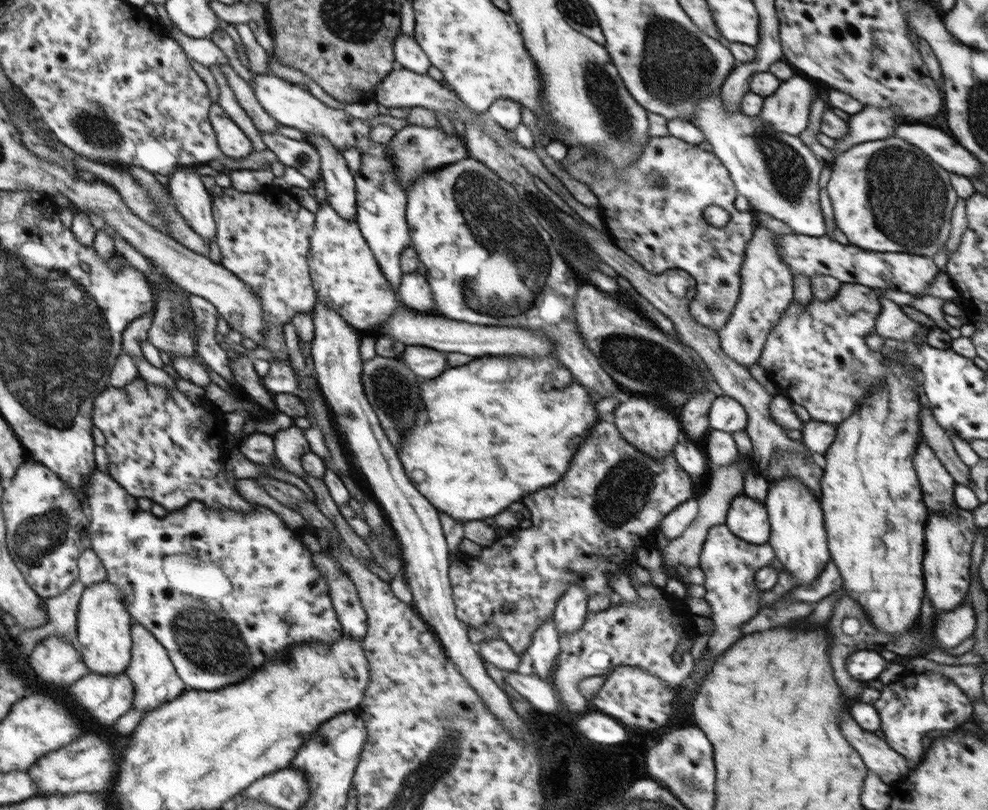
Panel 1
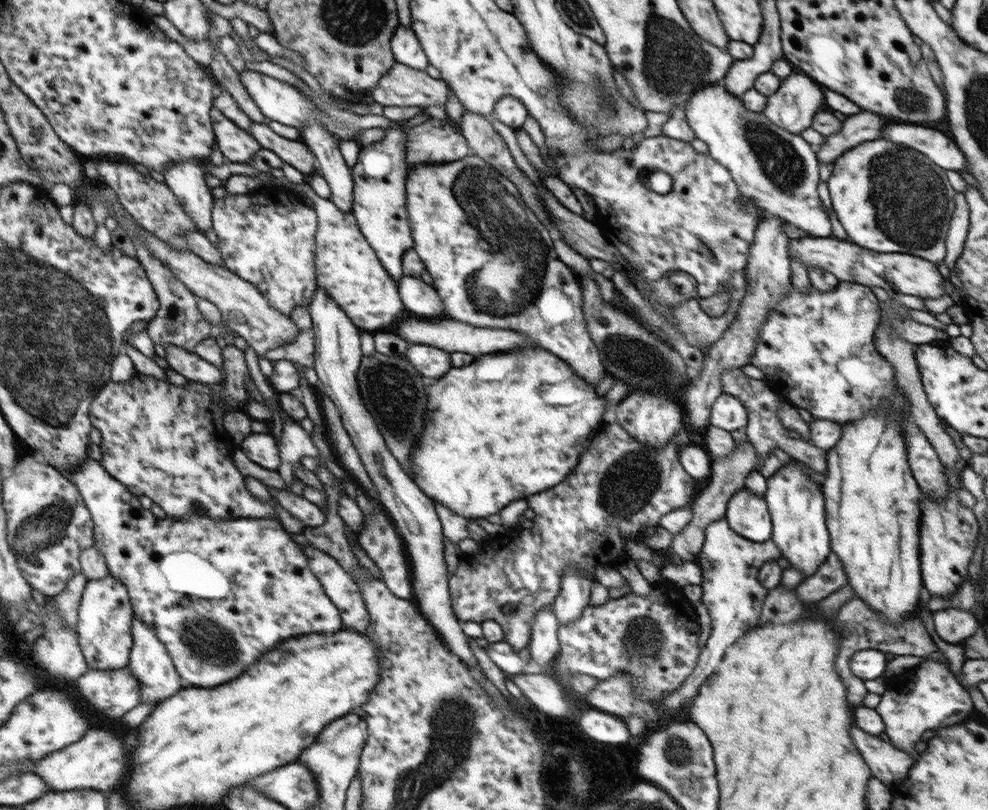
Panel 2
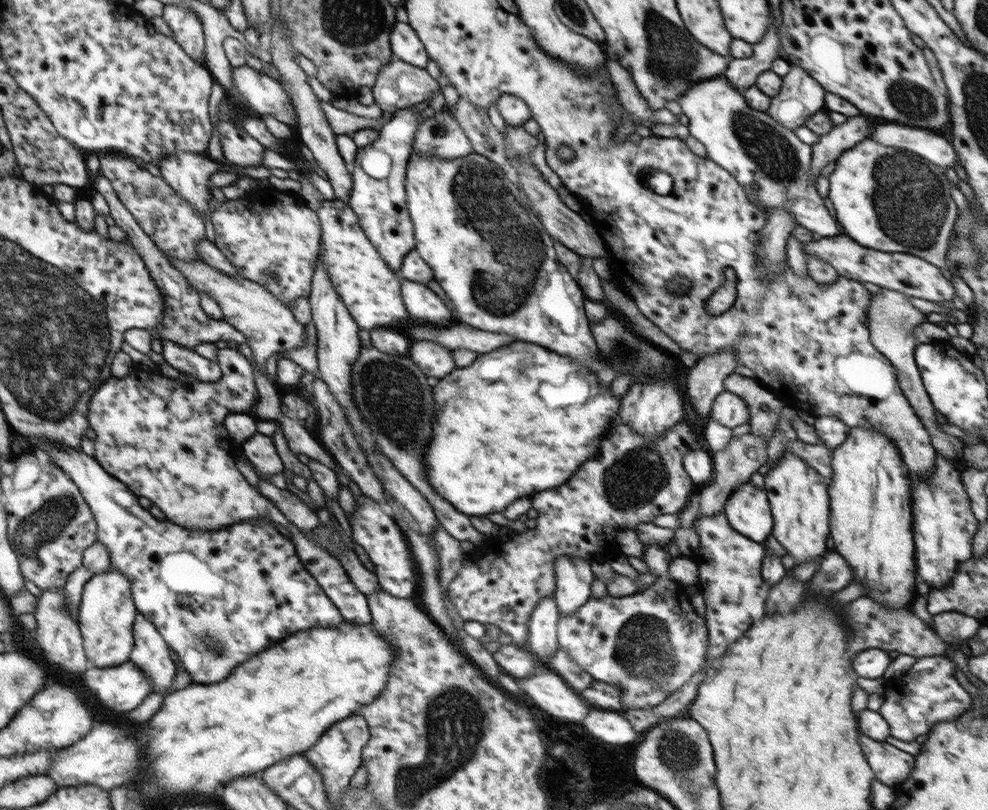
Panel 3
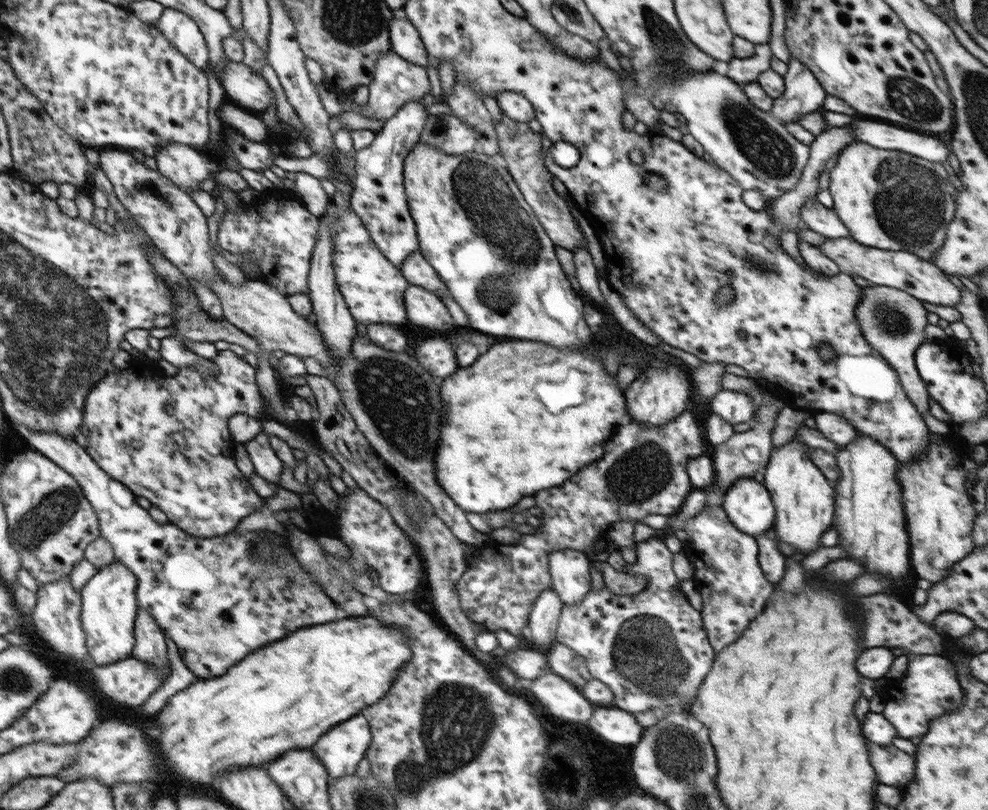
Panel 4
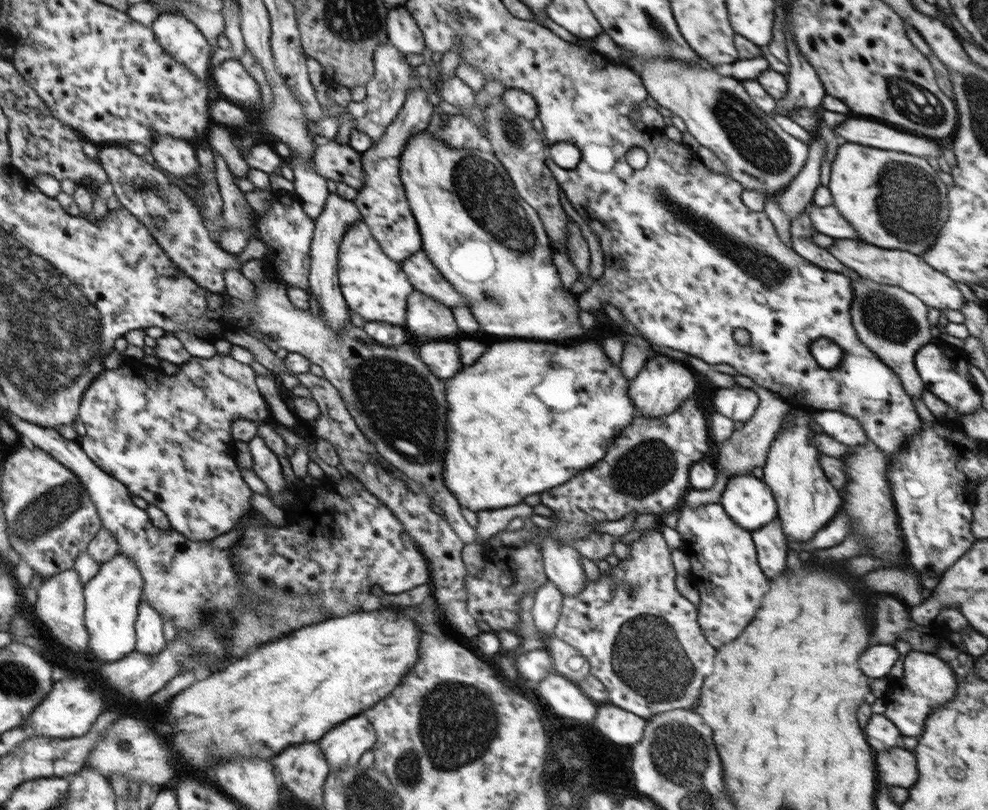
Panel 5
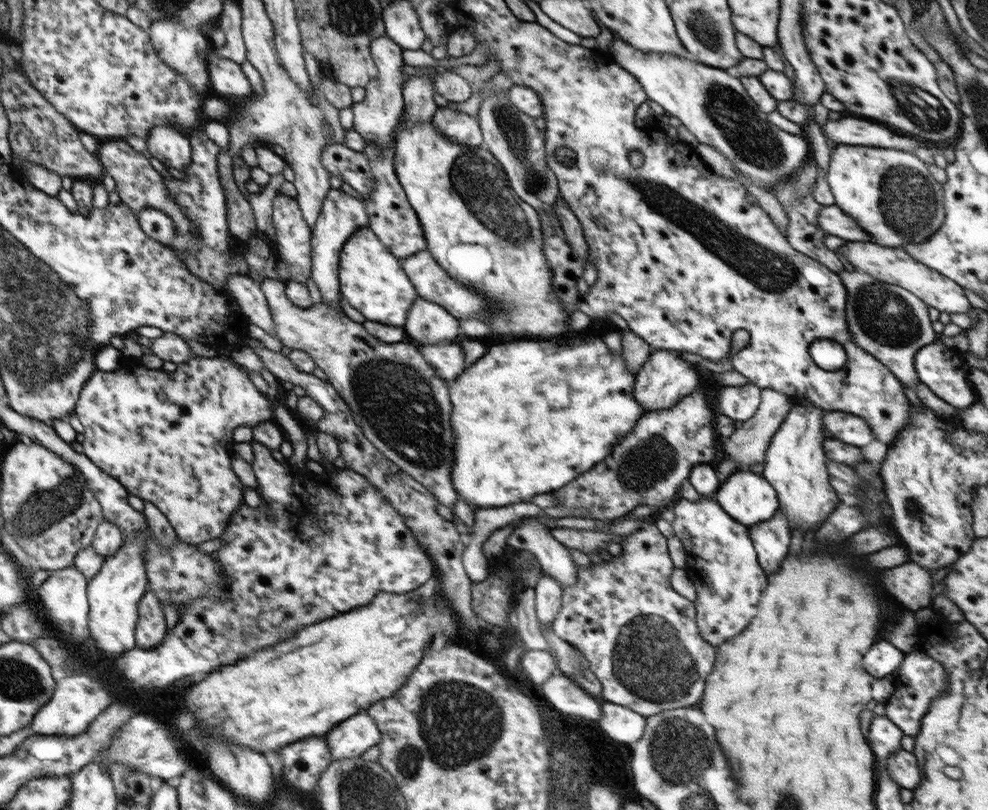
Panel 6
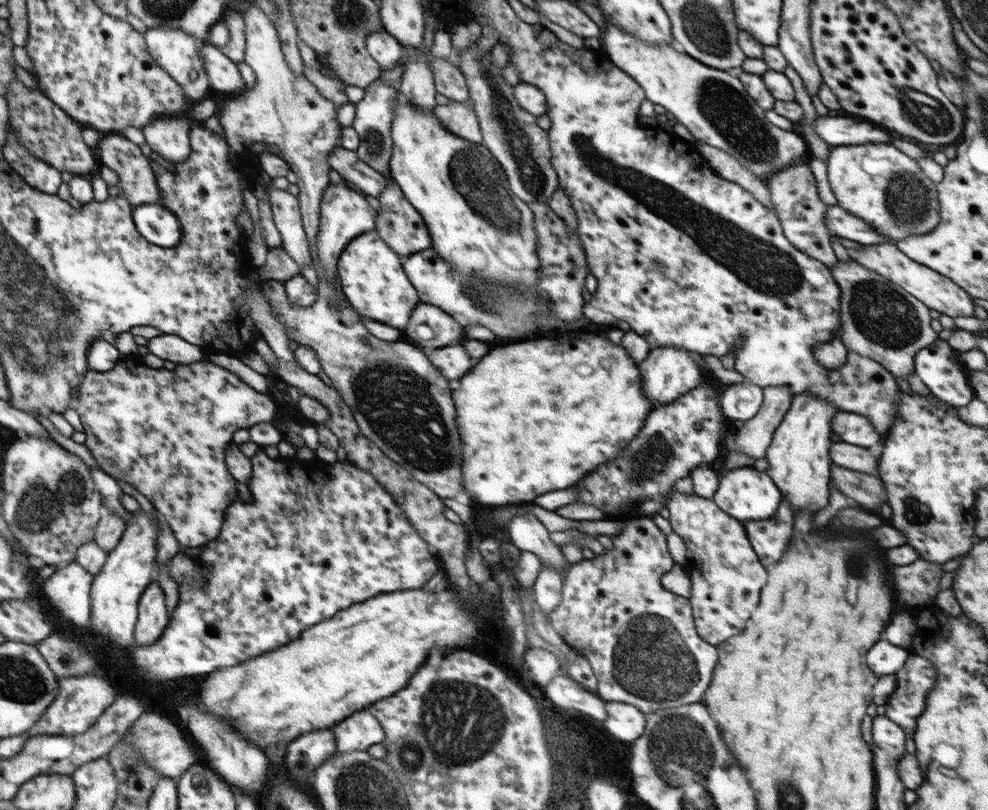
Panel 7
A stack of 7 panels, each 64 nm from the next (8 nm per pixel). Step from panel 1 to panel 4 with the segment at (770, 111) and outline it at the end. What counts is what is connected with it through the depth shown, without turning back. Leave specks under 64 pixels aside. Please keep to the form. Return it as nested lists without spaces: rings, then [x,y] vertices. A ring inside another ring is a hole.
[[[791,57],[788,72],[783,77],[785,81],[784,94],[773,99],[770,113],[779,122],[798,122],[800,117],[822,111],[827,92],[813,74],[798,57]]]

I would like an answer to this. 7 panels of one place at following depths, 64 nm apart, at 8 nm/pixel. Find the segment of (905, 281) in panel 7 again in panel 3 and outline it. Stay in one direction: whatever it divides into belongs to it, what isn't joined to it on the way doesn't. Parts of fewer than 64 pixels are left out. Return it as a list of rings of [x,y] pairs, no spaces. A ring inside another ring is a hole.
[[[846,234],[832,238],[816,237],[812,242],[804,242],[802,251],[828,261],[838,271],[838,276],[858,282],[872,282],[880,288],[892,289],[930,302],[950,302],[956,296],[952,281],[942,275],[942,268],[912,253],[877,251],[854,242]]]

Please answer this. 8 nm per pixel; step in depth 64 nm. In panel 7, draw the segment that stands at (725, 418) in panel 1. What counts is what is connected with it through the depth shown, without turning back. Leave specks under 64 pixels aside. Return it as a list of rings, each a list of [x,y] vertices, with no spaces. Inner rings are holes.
[[[748,381],[721,387],[720,407],[731,422],[748,421],[756,416],[763,402],[763,388]]]

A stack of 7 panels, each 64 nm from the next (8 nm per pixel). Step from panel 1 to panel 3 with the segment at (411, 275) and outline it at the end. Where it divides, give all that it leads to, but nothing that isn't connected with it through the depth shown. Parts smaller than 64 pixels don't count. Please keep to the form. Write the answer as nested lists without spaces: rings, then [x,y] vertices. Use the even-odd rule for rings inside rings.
[[[402,278],[402,284],[404,284],[402,296],[404,296],[406,310],[418,324],[430,324],[430,326],[452,324],[450,310],[430,287],[406,278]]]

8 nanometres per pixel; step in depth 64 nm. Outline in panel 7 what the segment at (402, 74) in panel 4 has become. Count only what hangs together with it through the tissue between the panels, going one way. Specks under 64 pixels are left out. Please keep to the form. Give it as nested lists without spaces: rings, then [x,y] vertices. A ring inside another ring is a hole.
[[[384,28],[368,33],[366,48],[382,70],[396,67],[404,54],[403,46]],[[375,81],[365,89],[365,95],[360,102],[355,104],[355,117],[351,126],[358,133],[360,145],[356,149],[356,154],[362,162],[366,162],[384,175],[390,168],[390,160],[393,154],[393,140],[391,137],[390,127],[392,127],[392,119],[394,119],[394,103],[398,97],[398,87],[388,86]]]

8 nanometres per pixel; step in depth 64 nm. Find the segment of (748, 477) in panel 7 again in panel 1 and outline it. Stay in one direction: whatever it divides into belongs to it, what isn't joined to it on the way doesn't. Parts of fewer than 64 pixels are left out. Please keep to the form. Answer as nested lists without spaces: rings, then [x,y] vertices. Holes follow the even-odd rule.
[[[745,494],[736,496],[727,512],[726,526],[738,538],[755,545],[768,543],[770,521],[764,503]]]

